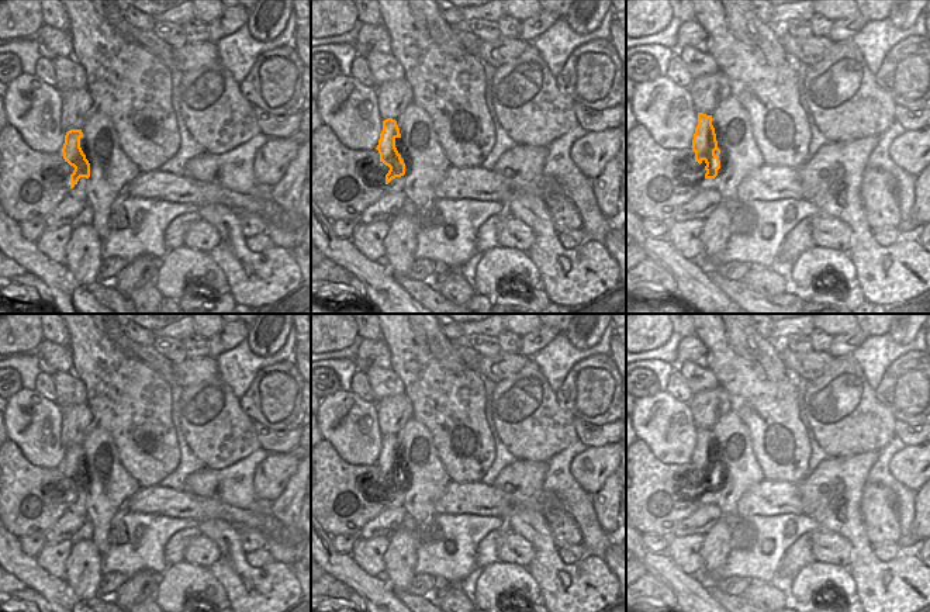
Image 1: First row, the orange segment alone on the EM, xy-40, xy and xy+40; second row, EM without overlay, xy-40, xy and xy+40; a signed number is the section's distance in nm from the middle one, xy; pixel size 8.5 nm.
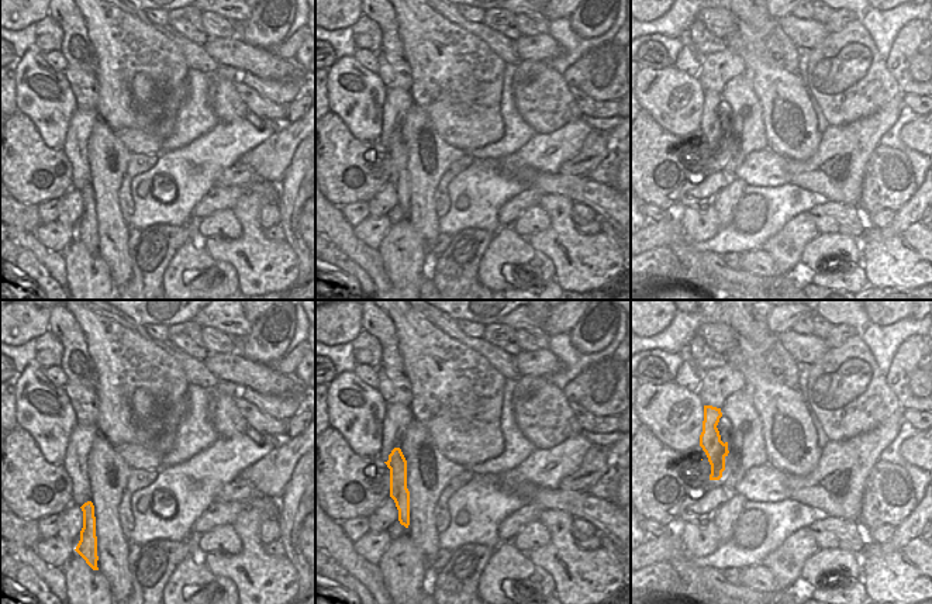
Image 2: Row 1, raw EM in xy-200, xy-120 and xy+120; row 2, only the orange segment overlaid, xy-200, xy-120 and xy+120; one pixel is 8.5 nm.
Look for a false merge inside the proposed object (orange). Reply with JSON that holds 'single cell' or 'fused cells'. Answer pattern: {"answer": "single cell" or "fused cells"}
{"answer": "single cell"}

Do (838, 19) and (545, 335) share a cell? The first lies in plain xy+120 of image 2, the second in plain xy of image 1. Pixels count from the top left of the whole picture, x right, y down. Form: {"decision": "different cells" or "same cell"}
{"decision": "same cell"}

